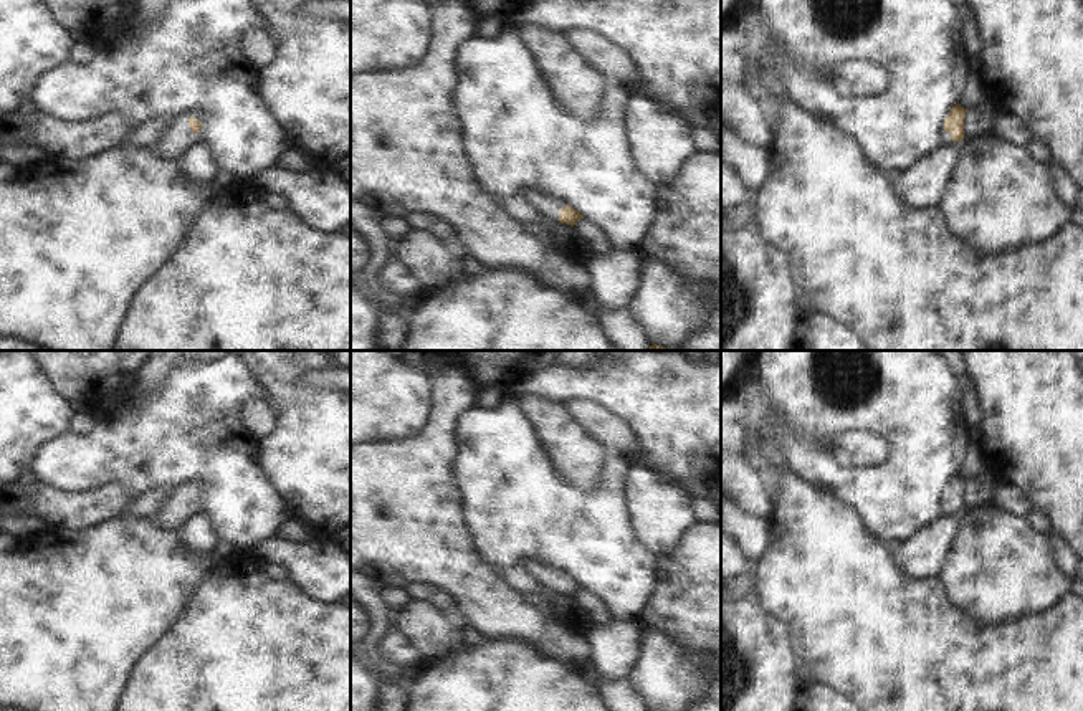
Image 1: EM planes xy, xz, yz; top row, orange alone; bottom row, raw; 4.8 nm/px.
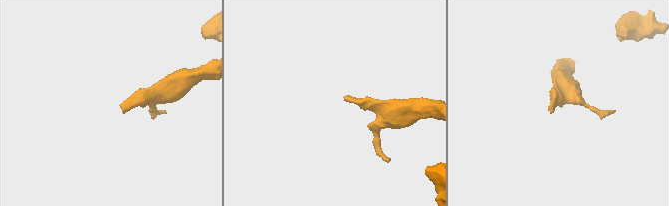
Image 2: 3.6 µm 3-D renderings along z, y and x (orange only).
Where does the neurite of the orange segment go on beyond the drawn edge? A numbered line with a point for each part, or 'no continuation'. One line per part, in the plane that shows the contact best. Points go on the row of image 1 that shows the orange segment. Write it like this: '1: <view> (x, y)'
1: xy (177, 136)

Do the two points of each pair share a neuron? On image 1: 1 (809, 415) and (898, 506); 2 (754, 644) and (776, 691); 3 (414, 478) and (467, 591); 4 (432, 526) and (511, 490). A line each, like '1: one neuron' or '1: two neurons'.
1: one neuron
2: one neuron
3: one neuron
4: two neurons

